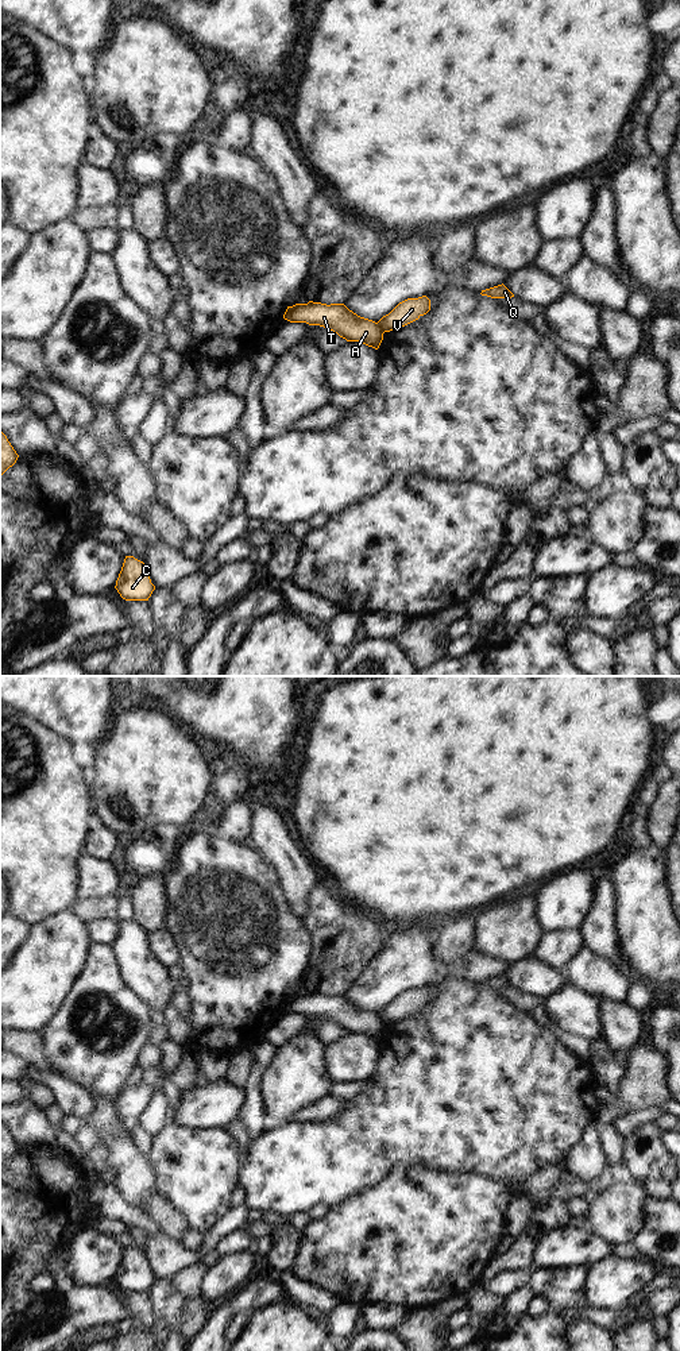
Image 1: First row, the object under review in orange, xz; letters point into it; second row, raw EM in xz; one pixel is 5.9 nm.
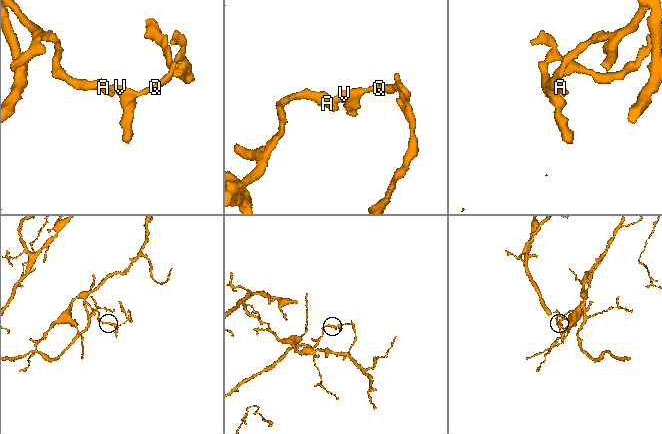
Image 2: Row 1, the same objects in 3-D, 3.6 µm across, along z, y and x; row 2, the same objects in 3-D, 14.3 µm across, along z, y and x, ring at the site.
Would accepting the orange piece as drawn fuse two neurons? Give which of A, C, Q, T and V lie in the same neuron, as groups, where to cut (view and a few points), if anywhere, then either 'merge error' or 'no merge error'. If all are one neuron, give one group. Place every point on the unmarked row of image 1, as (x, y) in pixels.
groups A C T / Q V; cut xz (377, 1014), (383, 1023); merge error

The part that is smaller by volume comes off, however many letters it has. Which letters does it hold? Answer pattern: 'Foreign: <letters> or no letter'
Foreign: Q, V

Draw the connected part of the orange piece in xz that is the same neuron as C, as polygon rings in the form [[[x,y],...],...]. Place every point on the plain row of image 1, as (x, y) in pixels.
[[[125,1247],[115,1279],[125,1292],[148,1292],[155,1277],[151,1274],[146,1255],[134,1247]]]

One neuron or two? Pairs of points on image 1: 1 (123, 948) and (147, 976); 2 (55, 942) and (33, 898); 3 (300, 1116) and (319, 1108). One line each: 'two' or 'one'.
1: one
2: two
3: one

